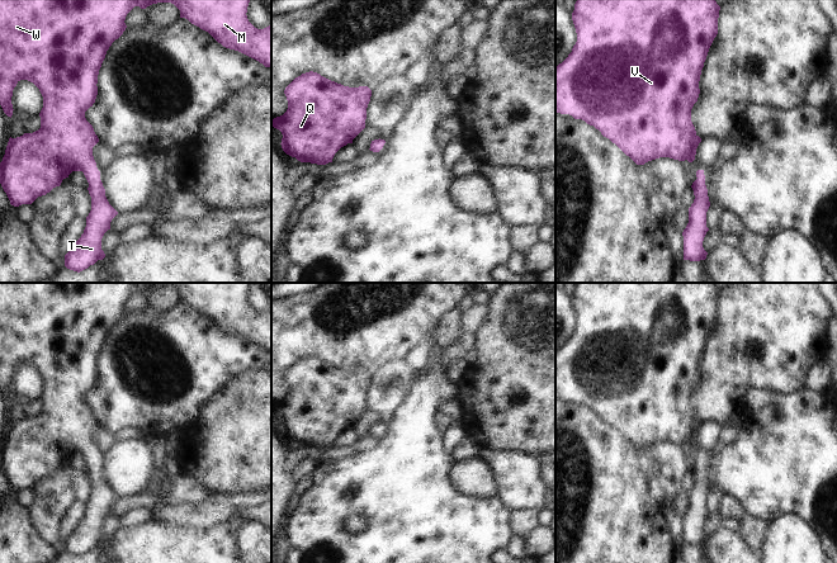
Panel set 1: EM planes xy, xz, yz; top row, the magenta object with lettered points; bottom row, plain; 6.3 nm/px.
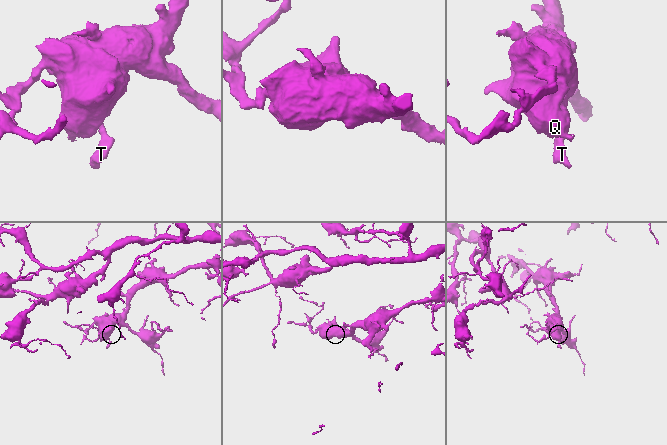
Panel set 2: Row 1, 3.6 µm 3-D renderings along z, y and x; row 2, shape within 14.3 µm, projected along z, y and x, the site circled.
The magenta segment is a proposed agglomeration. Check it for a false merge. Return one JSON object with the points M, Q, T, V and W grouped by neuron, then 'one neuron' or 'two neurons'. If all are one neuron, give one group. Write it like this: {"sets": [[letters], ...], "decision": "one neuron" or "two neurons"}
{"sets": [["M", "Q", "T", "V", "W"]], "decision": "one neuron"}

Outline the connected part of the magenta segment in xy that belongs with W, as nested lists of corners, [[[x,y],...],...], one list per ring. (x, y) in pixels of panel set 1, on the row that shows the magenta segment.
[[[0,0],[0,105],[4,113],[11,118],[14,110],[13,90],[20,80],[33,82],[43,96],[43,108],[39,113],[41,128],[33,133],[9,138],[0,162],[0,184],[10,204],[19,207],[32,204],[38,197],[60,186],[72,171],[84,172],[89,183],[91,210],[86,217],[84,233],[65,255],[65,266],[77,273],[105,257],[101,250],[101,238],[110,230],[112,219],[118,214],[105,197],[100,171],[93,156],[93,147],[99,142],[99,138],[93,126],[86,120],[85,112],[95,103],[99,70],[107,51],[127,28],[124,23],[127,14],[134,6],[146,9],[157,3],[174,4],[180,10],[180,18],[185,18],[208,32],[223,47],[238,51],[271,68],[271,24],[264,29],[257,29],[249,22],[246,13],[250,0]]]

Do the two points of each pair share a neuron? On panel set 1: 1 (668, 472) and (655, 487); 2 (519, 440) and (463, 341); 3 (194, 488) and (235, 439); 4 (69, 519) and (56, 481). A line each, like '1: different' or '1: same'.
1: different
2: different
3: different
4: different

